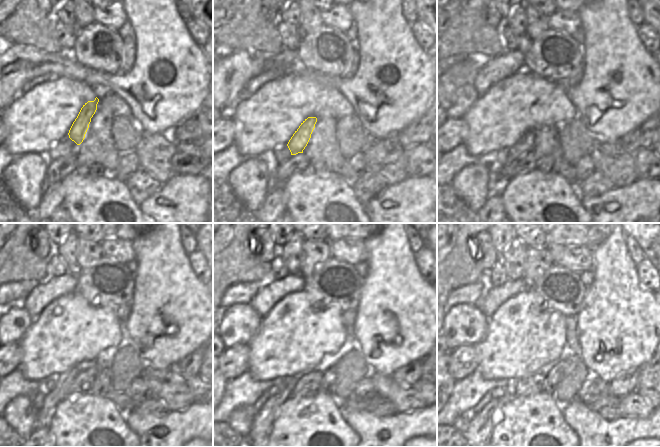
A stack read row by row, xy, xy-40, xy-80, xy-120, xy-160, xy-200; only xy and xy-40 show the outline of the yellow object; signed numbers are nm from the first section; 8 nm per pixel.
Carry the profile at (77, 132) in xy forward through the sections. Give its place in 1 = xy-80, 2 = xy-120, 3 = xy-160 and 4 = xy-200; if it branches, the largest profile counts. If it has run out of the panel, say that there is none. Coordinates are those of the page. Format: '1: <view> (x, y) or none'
1: xy-80 (525, 143)
2: xy-120 (44, 414)
3: xy-160 (262, 420)
4: xy-200 (481, 426)

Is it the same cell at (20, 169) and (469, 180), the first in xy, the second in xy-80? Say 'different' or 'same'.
same

